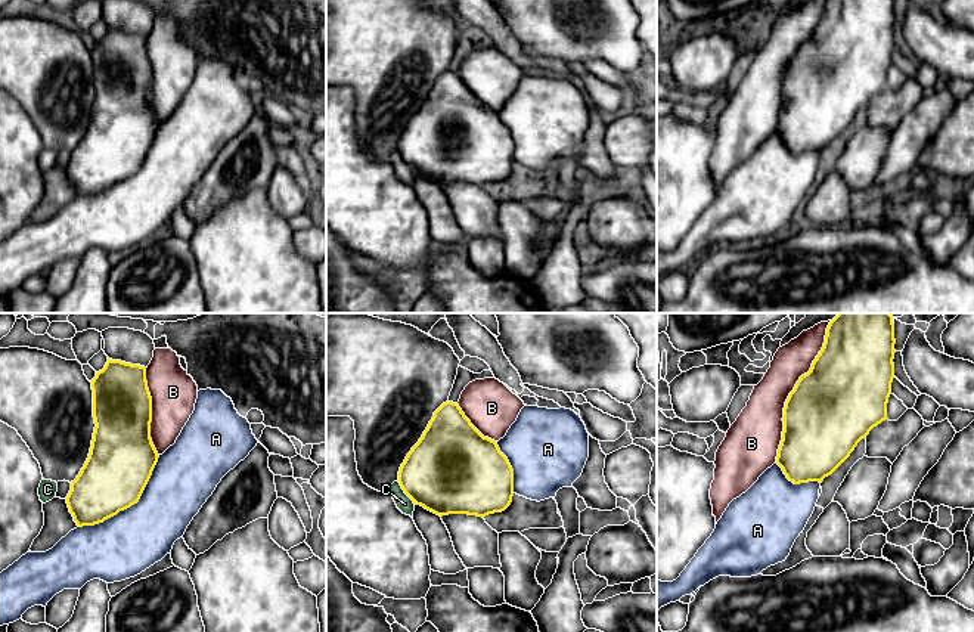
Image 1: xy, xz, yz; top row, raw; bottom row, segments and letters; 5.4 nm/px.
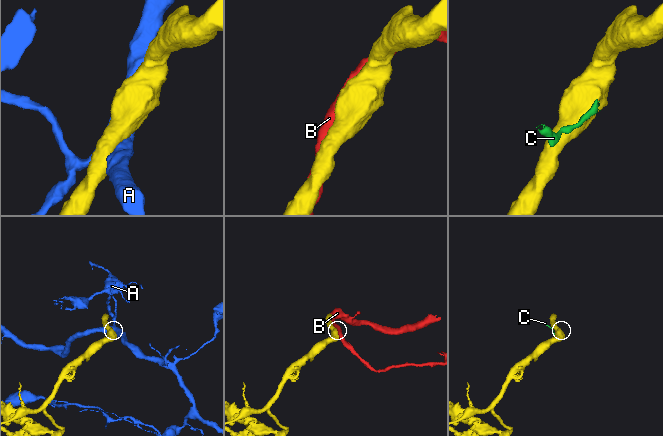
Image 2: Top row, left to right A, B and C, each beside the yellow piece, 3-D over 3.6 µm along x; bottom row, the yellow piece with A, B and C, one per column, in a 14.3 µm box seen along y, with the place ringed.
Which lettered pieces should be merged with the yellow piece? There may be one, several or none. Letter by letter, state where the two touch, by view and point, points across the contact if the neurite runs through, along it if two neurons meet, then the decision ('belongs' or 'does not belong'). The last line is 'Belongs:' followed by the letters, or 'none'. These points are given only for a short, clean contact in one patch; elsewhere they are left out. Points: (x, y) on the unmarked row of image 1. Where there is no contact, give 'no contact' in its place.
A: meets yellow in xy at (130, 174); does not belong
B: meets yellow in yz at (788, 65); belongs
C: meets yellow in xz at (405, 161); does not belong
Belongs: B

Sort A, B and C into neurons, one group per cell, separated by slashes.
A / B / C

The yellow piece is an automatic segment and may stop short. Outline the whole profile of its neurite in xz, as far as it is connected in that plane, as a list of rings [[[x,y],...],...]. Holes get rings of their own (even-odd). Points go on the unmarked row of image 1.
[[[493,47],[469,52],[457,72],[446,71],[435,81],[398,140],[398,152],[413,173],[443,186],[486,186],[505,180],[514,165],[514,139],[497,111],[517,90],[524,71]]]

